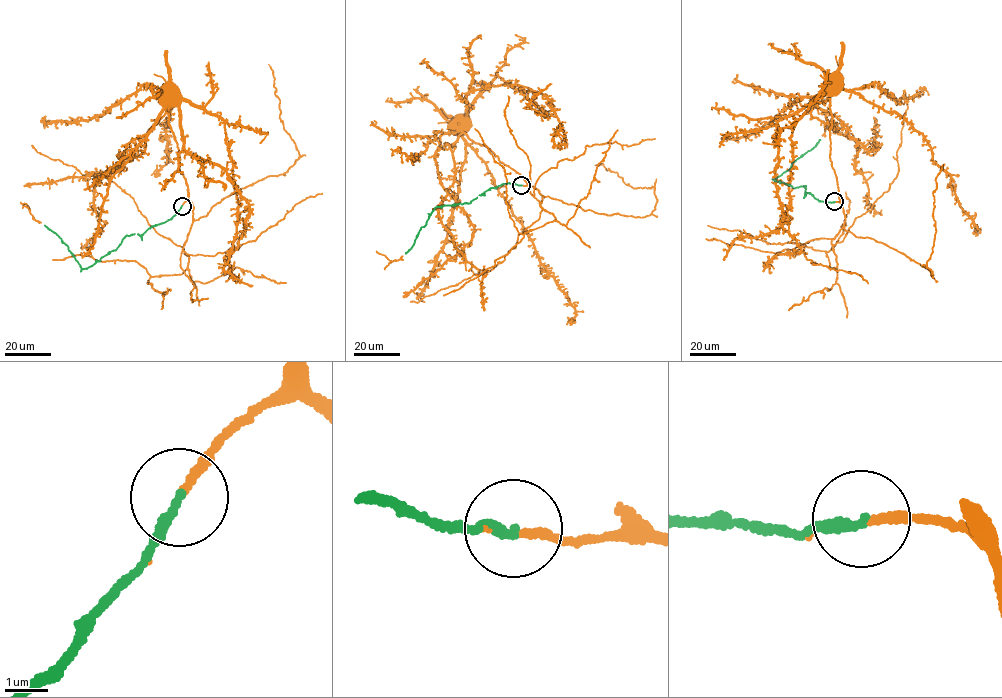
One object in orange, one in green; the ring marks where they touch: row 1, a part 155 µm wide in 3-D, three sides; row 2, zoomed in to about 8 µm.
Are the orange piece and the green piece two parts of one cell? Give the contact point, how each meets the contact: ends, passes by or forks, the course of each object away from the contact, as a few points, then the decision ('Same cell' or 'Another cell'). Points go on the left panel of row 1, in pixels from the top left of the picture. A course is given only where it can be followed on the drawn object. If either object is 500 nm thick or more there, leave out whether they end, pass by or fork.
Place: (182, 206). At the ring orange passes by. At the ring green ends. Course of orange: (182, 205), (188, 191), (179, 168), (177, 142), (168, 122), (168, 109), (172, 99). Course of green: (181, 205), (165, 222), (151, 226), (139, 235), (124, 237), (116, 249), (82, 268), (66, 245), (44, 225). Same cell

